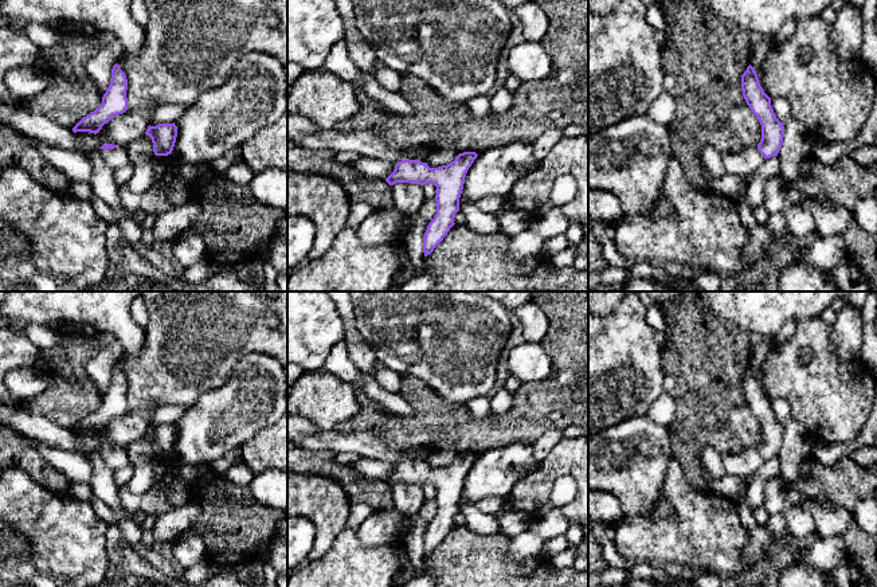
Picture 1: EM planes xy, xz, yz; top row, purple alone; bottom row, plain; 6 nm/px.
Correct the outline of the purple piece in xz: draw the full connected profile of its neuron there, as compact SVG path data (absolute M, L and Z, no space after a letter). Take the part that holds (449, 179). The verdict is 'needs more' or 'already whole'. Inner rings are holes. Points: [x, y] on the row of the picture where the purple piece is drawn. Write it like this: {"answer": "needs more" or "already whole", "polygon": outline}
{"answer": "needs more", "polygon": "M408 146L407 157L396 163L394 172L385 181L389 185L396 183L424 185L431 183L436 187L436 214L428 223L423 238L423 253L427 257L455 224L454 216L459 211L465 177L478 154L475 152L463 152L447 165L430 168L420 156L422 149L431 150L426 146Z"}

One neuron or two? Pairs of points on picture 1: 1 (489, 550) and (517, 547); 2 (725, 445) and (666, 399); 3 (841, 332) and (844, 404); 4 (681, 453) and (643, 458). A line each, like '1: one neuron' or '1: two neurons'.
1: two neurons
2: two neurons
3: two neurons
4: two neurons

